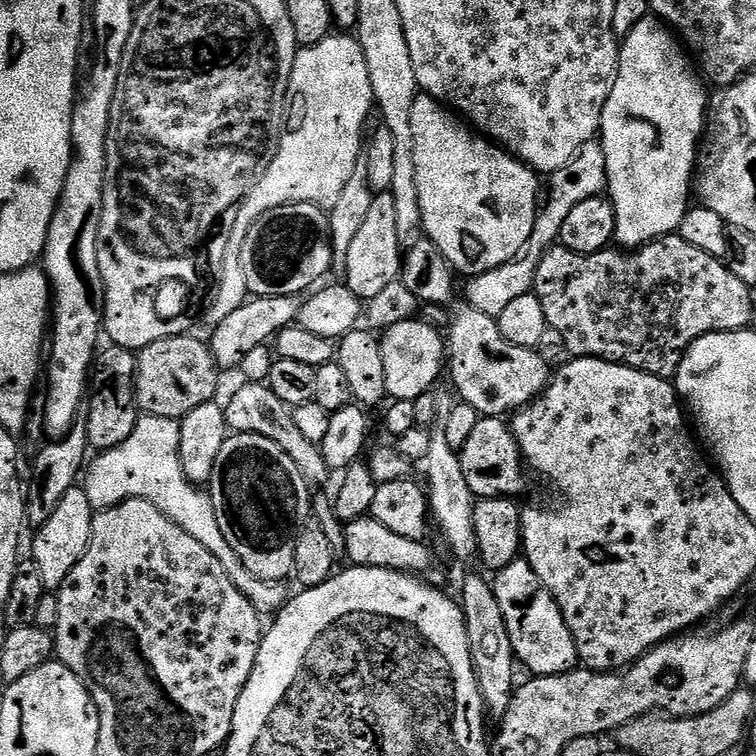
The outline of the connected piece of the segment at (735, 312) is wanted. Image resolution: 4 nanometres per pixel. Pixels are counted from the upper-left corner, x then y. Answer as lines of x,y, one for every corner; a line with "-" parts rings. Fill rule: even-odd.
679,234
661,236
658,240
652,240
649,244
635,250
621,251
619,247
609,246
600,252
587,256
586,254
574,254
574,250
553,246
548,249
540,262
538,262
536,277
533,280
534,294
538,302
542,302
542,314
546,314
546,322
549,329
560,335
560,340
572,351
573,357
589,356
599,360
609,360
615,364
625,364
634,370
642,370
646,374
660,376
663,380
672,380
676,375
678,366
682,362
689,346
698,338
702,338
711,332
743,332
749,327
752,320
752,288
738,274
729,270
727,263
719,256
706,254
706,250
698,250
698,246
690,246

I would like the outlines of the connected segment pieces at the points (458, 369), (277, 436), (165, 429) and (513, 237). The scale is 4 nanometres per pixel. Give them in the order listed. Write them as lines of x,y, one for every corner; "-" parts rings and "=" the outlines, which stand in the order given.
469,306
464,310
464,316
453,315
446,328
446,368
449,373
452,371
452,384
460,395
457,397
463,403
474,406
474,410
478,410
481,417
504,418
519,412
539,398
548,387
550,368
548,372
547,362
539,356
541,353
535,348
523,348
514,346
514,342
506,342
506,338
502,338
502,330
495,315
482,313
481,310
=
244,382
241,385
241,388
233,394
232,401
224,408
224,417
229,429
233,433
249,432
258,434
262,438
270,438
270,442
282,446
282,450
286,450
286,454
290,454
294,466
298,466
298,470
309,485
316,486
316,484
326,483
328,475
330,475
326,458
320,452
320,446
309,442
299,432
298,426
294,426
292,409
282,402
282,398
278,398
278,394
274,394
274,390
269,388
267,383
=
141,415
134,426
134,434
130,434
130,438
126,438
126,442
122,442
122,446
99,453
95,458
97,460
93,459
87,465
82,476
82,487
86,498
90,498
90,506
93,510
113,508
124,500
150,502
154,506
158,506
158,510
162,510
162,514
166,514
166,518
170,518
178,526
182,526
182,530
186,530
186,534
190,534
190,538
202,542
202,546
206,546
206,550
210,550
210,554
214,554
214,558
218,558
218,562
222,562
222,566
226,569
228,577
234,582
234,586
238,586
238,590
242,590
242,594
246,594
246,598
250,598
250,606
254,606
254,610
260,613
261,617
275,617
276,613
288,603
290,591
288,592
289,585
285,581
259,580
254,578
254,574
250,574
250,570
246,570
246,566
242,566
238,554
234,554
230,542
226,542
226,538
222,538
222,530
218,530
218,518
214,514
211,495
207,491
201,490
197,485
191,484
186,478
180,461
180,421
=
423,94
417,95
414,102
414,110
410,110
410,126
414,130
414,178
418,178
418,206
420,207
420,222
427,239
433,240
442,250
444,257
448,259
448,264
457,273
460,272
465,278
473,278
484,275
496,267
508,264
524,251
527,246
531,232
534,230
536,213
538,211
538,200
536,204
536,195
540,192
538,174
527,164
511,156
509,152
497,146
493,141
477,134
459,115
453,114
441,101
433,100
431,96

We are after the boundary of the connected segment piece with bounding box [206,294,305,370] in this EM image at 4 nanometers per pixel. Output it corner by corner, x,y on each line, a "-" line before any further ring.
282,294
281,296
252,296
238,310
233,310
223,322
211,329
206,343
212,351
217,368
221,370
239,369
242,358
250,354
250,350
265,347
284,328
291,328
300,319
300,311
304,305
303,295

